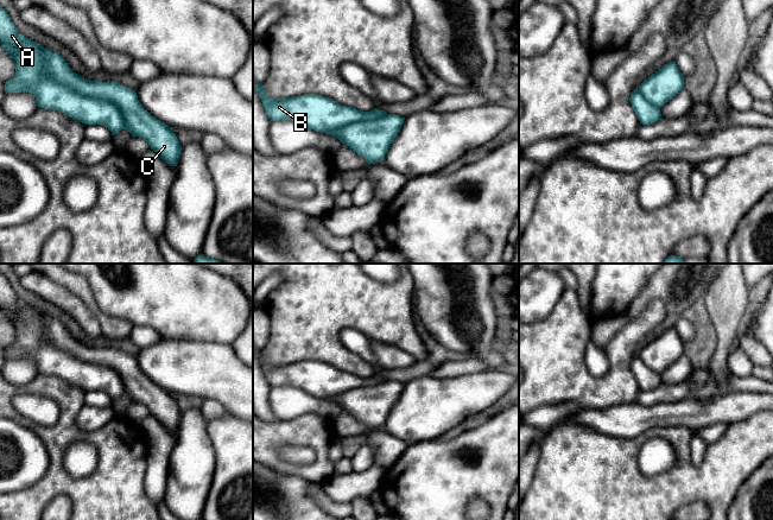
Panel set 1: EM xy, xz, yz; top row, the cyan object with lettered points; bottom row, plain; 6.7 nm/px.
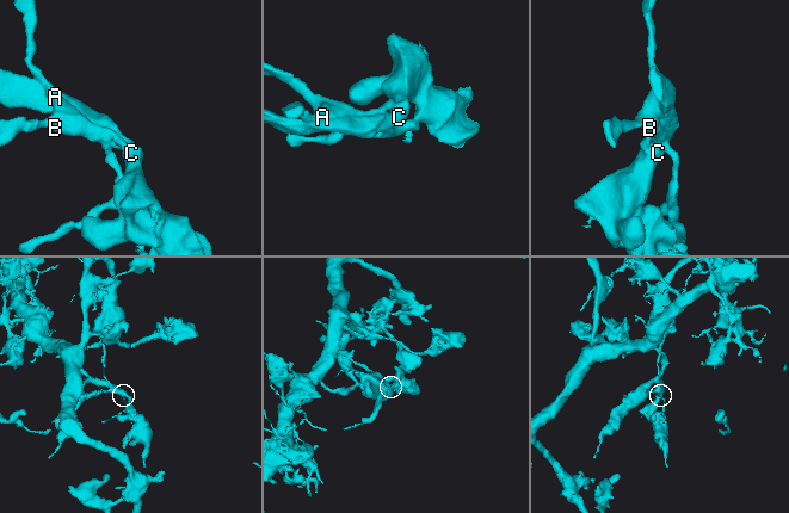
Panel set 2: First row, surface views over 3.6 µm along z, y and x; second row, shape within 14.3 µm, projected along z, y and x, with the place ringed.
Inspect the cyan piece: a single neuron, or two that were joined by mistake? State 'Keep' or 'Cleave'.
Cleave

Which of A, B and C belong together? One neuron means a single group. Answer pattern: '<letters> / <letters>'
A B / C

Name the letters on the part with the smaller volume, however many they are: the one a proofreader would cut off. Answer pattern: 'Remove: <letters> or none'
Remove: A, B

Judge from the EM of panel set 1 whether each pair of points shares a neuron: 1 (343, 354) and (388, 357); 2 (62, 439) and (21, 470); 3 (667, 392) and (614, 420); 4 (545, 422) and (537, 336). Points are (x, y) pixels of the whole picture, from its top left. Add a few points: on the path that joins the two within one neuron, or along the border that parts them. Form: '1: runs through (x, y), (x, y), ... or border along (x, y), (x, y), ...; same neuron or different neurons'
1: border along (371, 340), (406, 350); different neurons
2: border along (31, 427), (49, 457), (49, 467), (42, 479); different neurons
3: border along (637, 401), (644, 405), (671, 403); different neurons
4: border along (571, 401), (542, 405), (531, 411); different neurons

